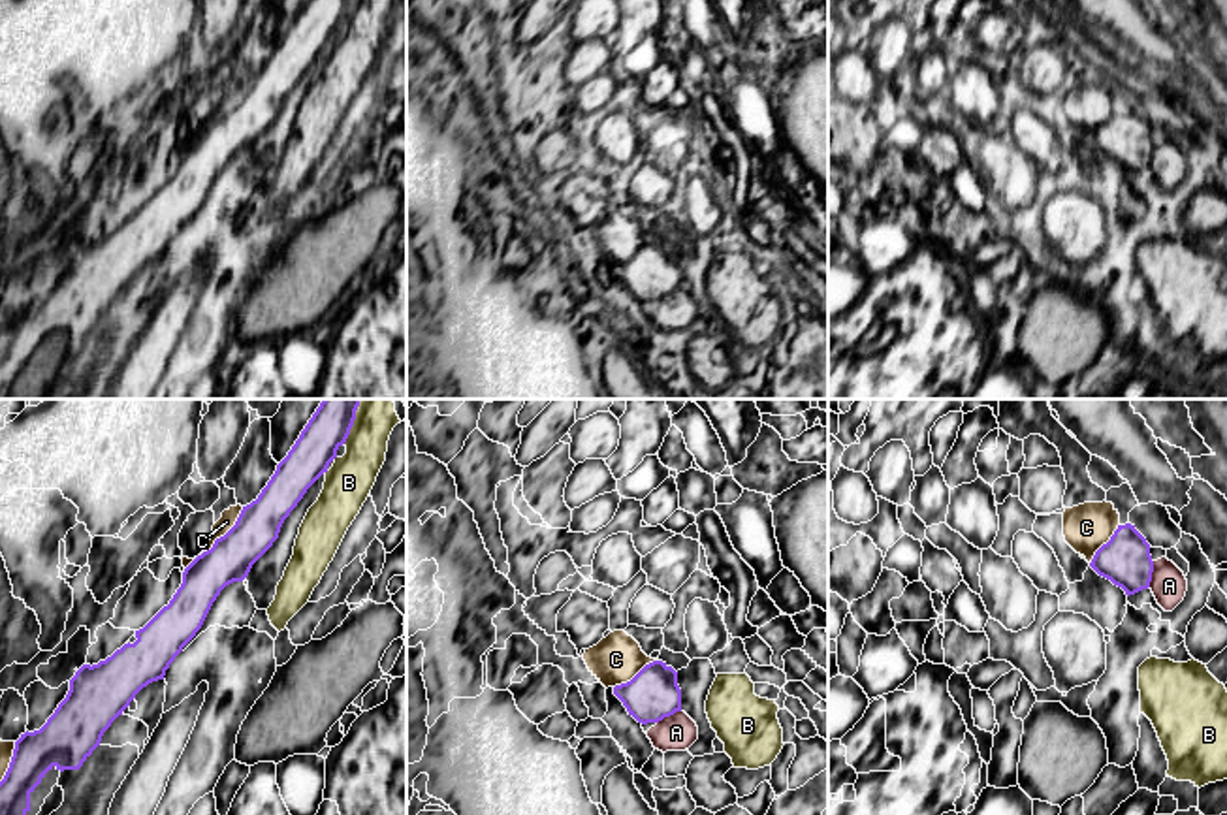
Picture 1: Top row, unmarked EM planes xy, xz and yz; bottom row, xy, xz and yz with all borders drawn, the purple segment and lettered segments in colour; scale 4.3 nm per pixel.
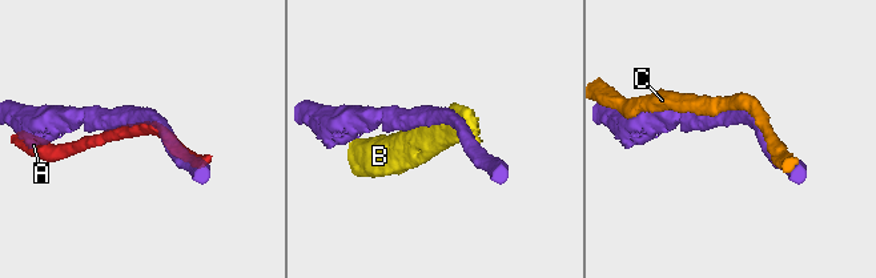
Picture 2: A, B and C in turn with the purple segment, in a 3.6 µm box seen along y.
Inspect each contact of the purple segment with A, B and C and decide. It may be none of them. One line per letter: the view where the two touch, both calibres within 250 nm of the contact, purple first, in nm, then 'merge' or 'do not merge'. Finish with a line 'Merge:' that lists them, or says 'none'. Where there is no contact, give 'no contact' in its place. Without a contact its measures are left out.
A: yz | 220/150 nm | do not merge
B: xy | 180/200 nm | do not merge
C: xy | 190/70 nm | do not merge
Merge: none

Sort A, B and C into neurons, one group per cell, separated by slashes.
A / B / C

